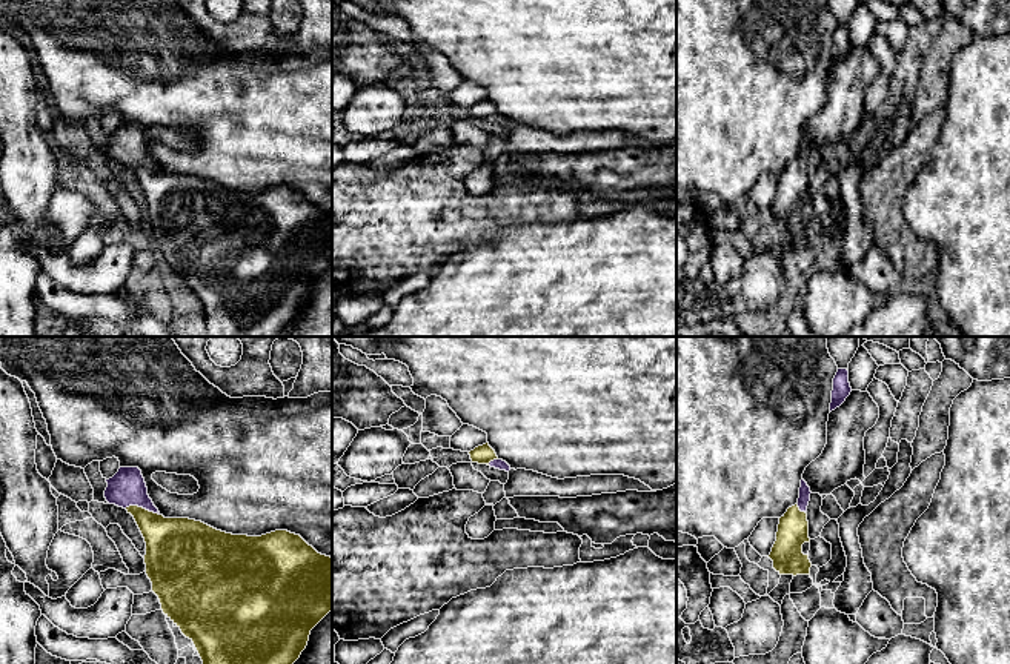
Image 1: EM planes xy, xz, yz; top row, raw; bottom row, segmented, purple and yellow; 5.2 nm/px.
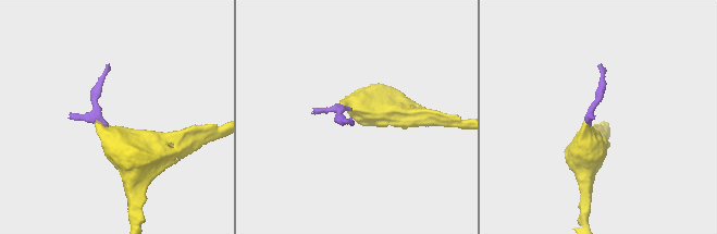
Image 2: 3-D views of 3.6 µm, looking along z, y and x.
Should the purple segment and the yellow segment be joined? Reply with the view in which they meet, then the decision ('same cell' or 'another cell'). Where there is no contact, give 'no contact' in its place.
meets purple in xy; same cell

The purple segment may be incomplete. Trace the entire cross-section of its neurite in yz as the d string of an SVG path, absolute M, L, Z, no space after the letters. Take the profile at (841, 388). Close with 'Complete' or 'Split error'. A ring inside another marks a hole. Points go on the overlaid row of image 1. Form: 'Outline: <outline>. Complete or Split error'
Outline: M838 369L833 378L830 412L839 407L846 401L846 398L850 395L850 392L852 392L852 387L849 383L849 370Z. Complete

